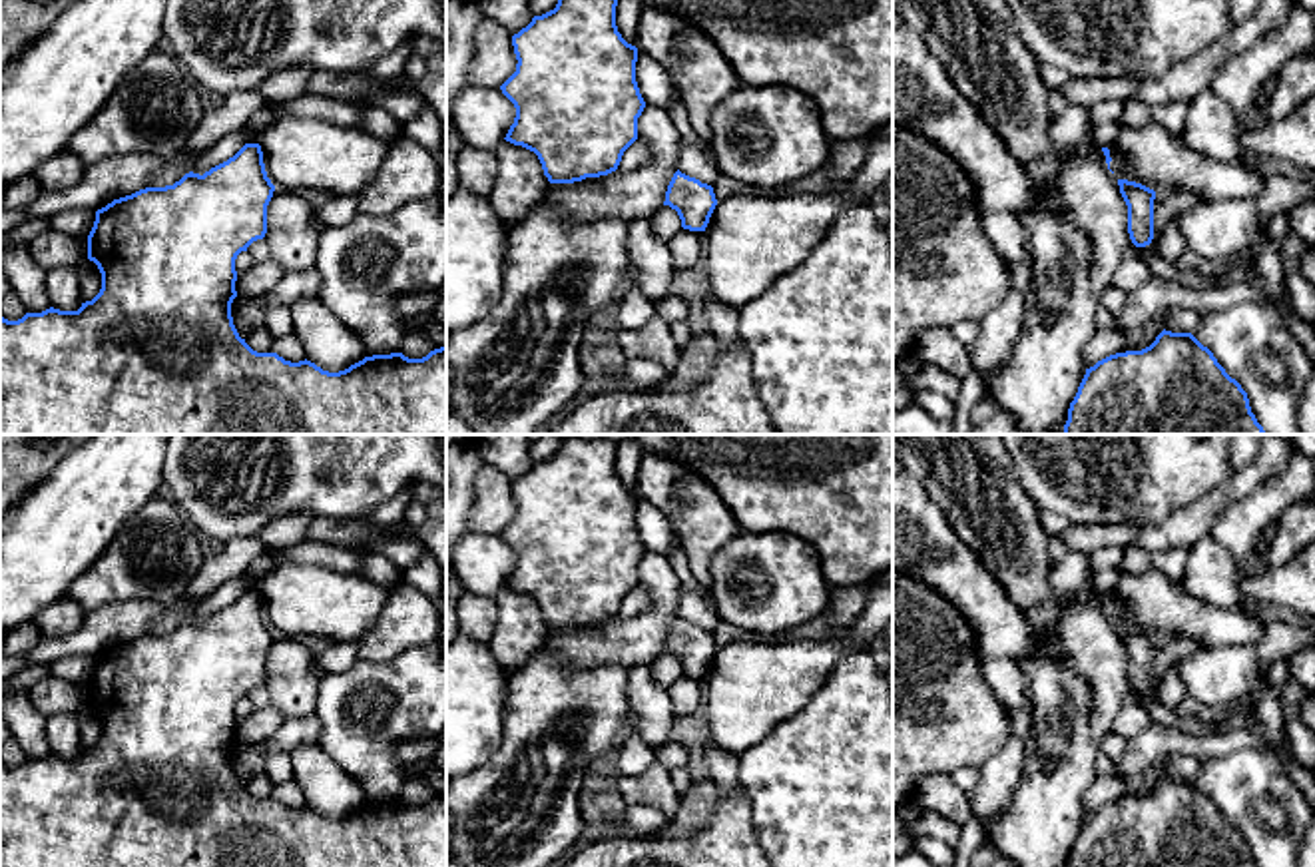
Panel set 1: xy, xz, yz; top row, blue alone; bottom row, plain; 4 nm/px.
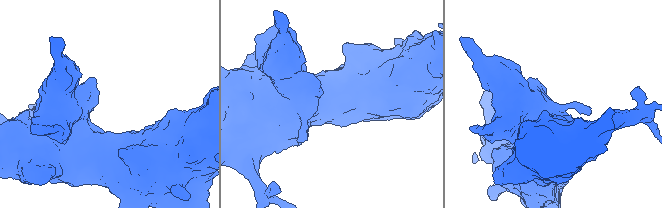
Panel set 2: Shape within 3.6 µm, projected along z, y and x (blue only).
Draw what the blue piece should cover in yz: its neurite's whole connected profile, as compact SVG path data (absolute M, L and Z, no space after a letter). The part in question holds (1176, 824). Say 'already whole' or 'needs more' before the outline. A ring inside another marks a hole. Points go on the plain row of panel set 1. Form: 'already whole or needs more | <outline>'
already whole | M1162 777L1142 797L1110 801L1086 815L1068 867L1257 867L1247 839L1191 779Z

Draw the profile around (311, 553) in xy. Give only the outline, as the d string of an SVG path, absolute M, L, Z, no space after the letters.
M305 540L289 548L275 548L279 564L307 564L337 572L359 572L363 554L345 546Z

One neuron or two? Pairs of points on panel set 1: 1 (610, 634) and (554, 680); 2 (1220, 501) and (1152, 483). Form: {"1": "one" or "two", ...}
{"1": "two", "2": "two"}

